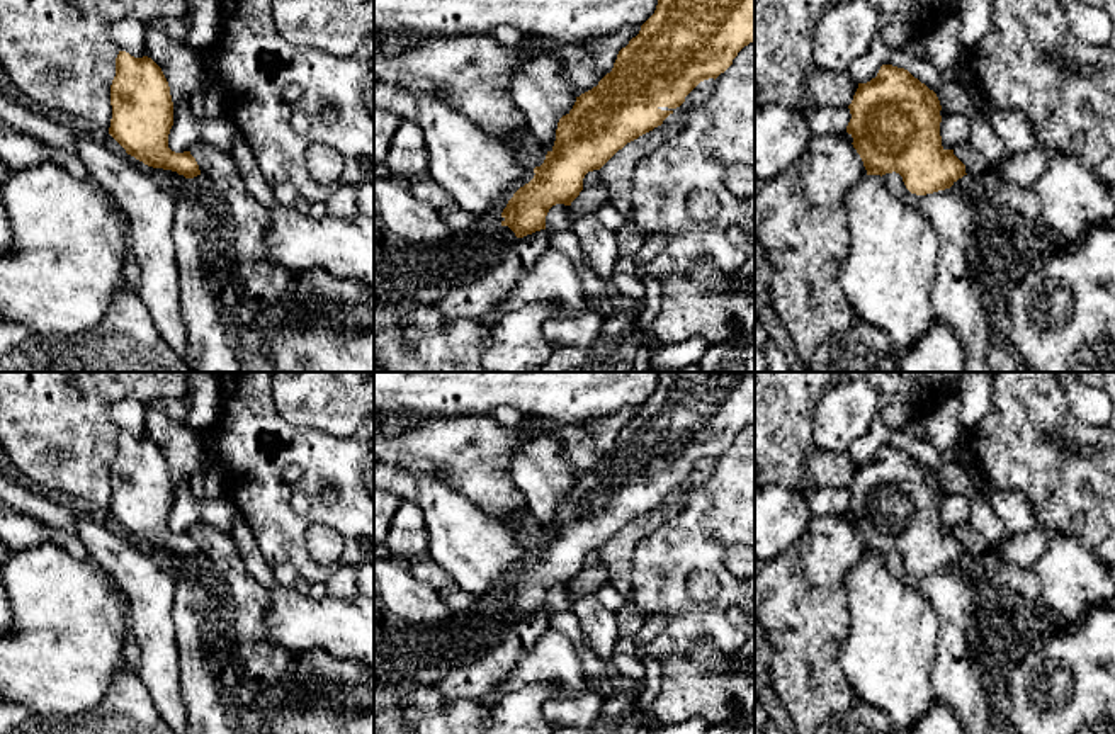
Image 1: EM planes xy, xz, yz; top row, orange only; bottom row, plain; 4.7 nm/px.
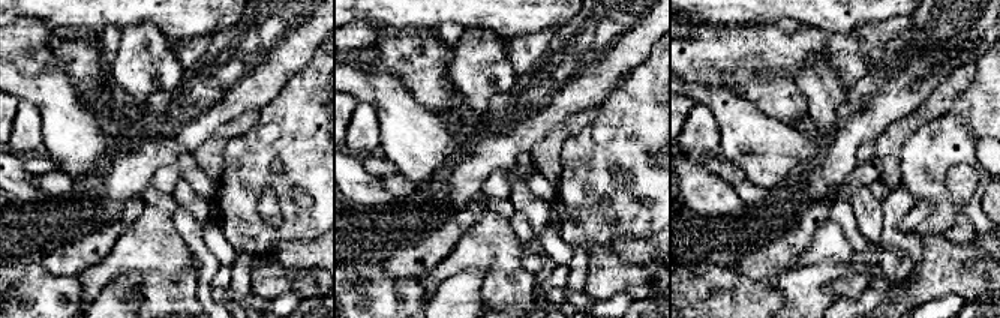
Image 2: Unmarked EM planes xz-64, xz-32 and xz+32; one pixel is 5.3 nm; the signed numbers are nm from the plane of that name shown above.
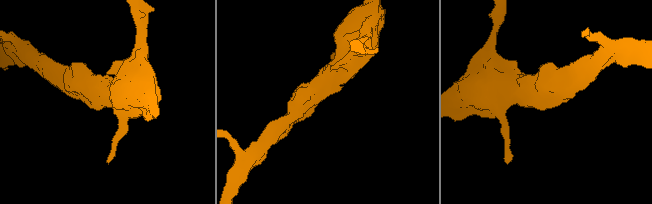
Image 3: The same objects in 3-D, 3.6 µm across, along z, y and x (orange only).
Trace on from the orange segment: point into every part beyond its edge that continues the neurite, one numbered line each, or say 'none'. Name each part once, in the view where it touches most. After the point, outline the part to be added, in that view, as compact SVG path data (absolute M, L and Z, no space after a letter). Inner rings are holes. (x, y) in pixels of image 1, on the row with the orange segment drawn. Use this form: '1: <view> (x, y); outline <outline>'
none

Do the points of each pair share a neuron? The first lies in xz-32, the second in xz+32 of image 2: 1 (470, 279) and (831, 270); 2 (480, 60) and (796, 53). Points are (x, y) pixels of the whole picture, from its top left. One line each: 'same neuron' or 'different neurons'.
1: same neuron
2: different neurons

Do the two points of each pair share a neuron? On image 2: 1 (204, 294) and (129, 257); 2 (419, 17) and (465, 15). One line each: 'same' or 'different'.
1: different
2: same

